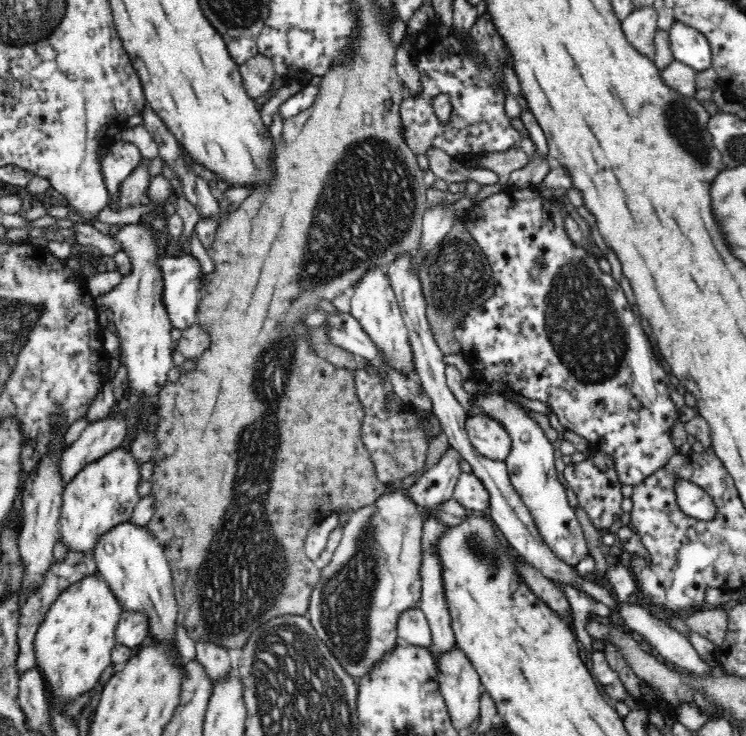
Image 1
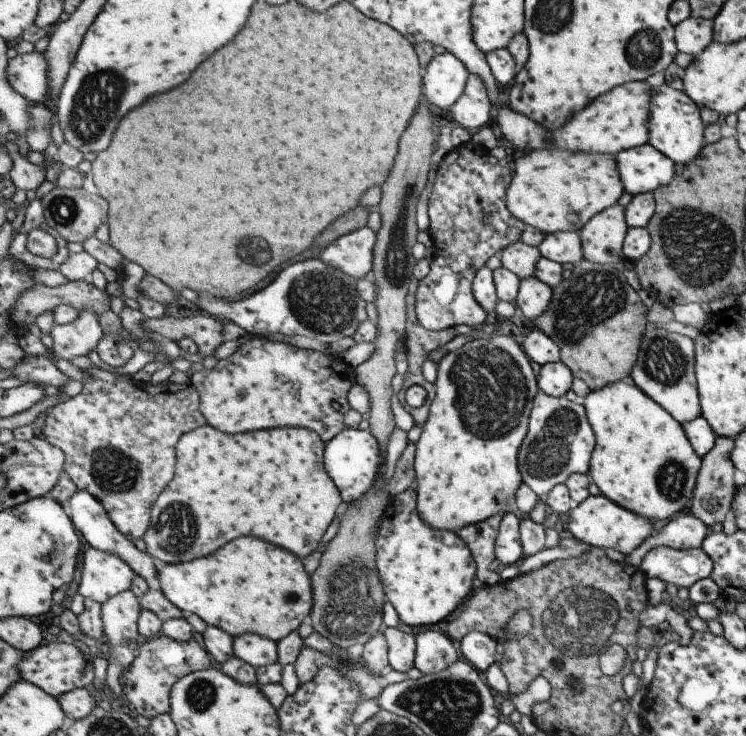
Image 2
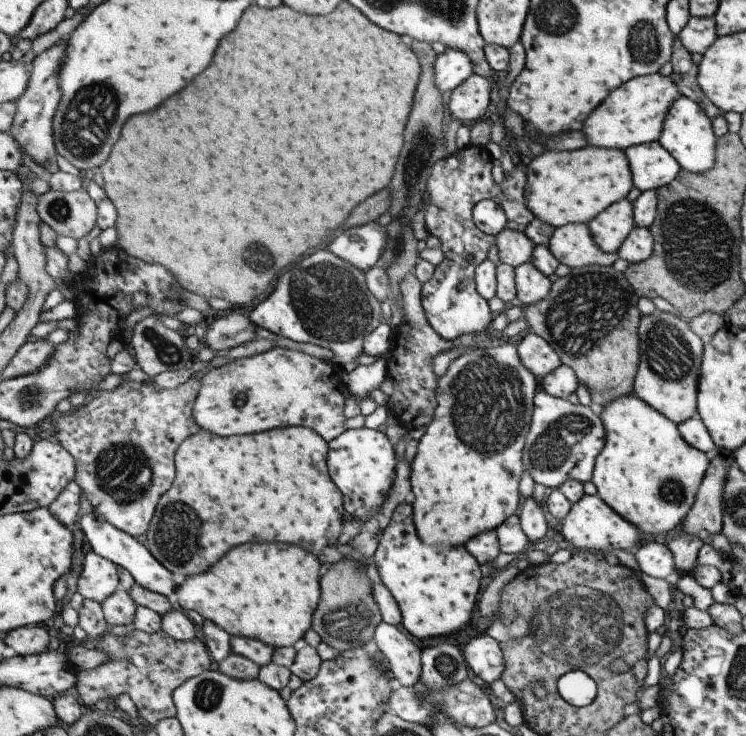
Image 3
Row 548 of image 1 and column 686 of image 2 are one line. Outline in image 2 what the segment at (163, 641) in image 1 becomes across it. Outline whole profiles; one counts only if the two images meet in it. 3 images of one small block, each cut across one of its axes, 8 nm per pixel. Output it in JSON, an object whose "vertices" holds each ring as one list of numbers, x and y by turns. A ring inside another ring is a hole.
{"vertices":[[665,83,651,87,649,140,659,152,670,157,675,164,691,162,700,154,705,143,703,138,704,124,700,119,700,109,682,91,668,87]]}

